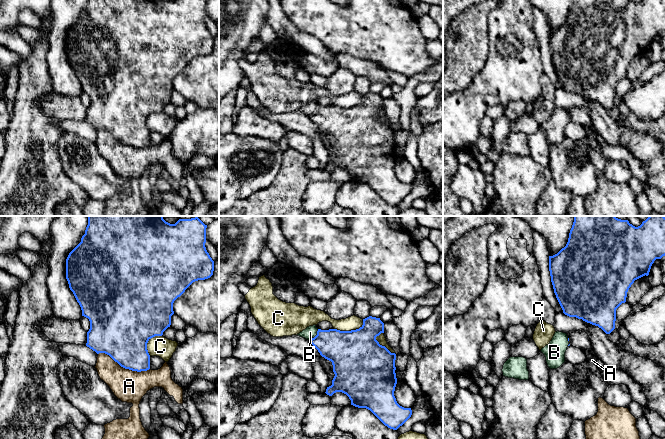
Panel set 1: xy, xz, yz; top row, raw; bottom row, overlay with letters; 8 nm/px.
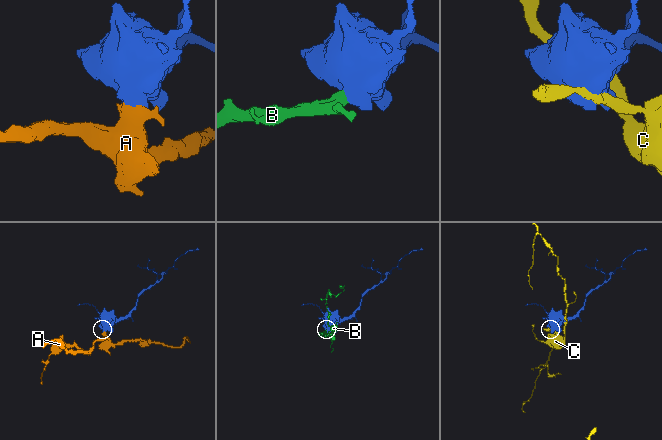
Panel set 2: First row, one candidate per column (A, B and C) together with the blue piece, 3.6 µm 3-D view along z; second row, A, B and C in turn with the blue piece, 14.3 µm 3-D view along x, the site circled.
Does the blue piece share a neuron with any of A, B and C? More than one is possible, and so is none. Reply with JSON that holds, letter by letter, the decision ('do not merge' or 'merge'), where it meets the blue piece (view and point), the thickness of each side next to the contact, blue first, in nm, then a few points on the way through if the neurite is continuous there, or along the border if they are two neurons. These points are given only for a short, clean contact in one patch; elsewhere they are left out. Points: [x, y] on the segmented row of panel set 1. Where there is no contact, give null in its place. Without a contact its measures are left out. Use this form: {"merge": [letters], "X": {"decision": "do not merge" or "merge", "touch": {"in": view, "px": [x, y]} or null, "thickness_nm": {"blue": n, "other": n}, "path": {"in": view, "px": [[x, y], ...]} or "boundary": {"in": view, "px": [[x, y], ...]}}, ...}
{"merge": ["B"], "A": {"decision": "do not merge", "touch": {"in": "xy", "px": [124, 367]}, "thickness_nm": {"blue": 380, "other": 260}}, "B": {"decision": "merge", "touch": {"in": "xz", "px": [316, 335]}, "thickness_nm": {"blue": 280, "other": 100}, "path": {"in": "xz", "px": [[343, 348], [326, 342], [316, 335], [310, 332]]}}, "C": {"decision": "do not merge", "touch": {"in": "xz", "px": [351, 330]}, "thickness_nm": {"blue": 420, "other": 110}}}

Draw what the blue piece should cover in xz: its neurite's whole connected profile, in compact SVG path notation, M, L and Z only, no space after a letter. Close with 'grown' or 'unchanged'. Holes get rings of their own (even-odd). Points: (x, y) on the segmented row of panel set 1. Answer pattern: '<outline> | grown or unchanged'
M369 316L356 330L321 330L313 325L297 335L309 340L322 357L332 362L335 376L332 385L326 389L327 395L342 392L349 397L351 405L370 410L385 426L397 430L411 417L412 410L400 406L396 401L396 354L376 340L381 333L384 333L384 323L380 318Z | grown

